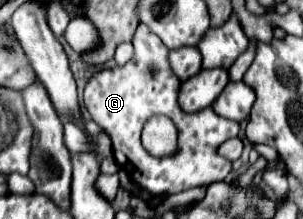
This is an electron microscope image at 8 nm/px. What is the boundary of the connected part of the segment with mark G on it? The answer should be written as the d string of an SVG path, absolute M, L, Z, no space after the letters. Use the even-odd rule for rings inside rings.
M139 23L133 37L135 55L123 67L107 67L89 79L85 87L85 109L91 119L109 133L113 141L113 157L121 165L121 169L131 177L131 181L149 191L151 195L161 195L165 191L179 193L189 187L223 181L231 171L231 161L219 155L219 145L231 137L237 137L239 123L223 119L213 111L213 107L205 107L197 113L183 113L177 103L181 81L171 71L169 65L169 49L167 45L149 31L147 25ZM151 115L169 117L177 131L177 149L167 157L153 157L141 143L141 129Z

